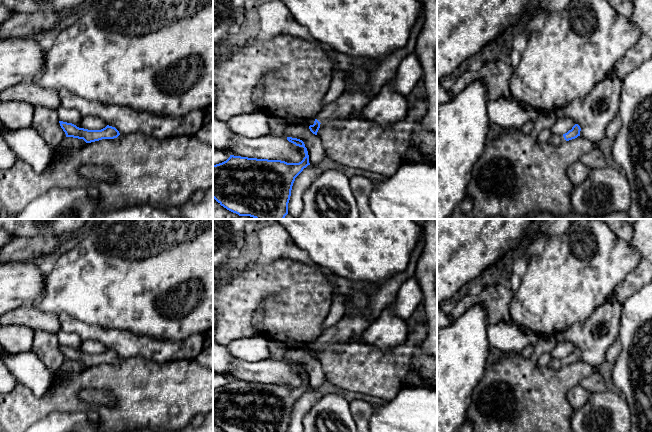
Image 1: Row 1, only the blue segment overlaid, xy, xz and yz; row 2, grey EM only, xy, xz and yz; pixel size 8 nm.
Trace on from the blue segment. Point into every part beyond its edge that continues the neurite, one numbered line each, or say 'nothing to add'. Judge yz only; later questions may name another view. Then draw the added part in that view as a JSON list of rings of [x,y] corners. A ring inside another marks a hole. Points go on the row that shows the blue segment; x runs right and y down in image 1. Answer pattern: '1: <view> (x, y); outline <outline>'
1: yz (556, 140); outline [[[552,135],[548,142],[552,145],[558,146],[564,143],[566,140],[563,135]]]

